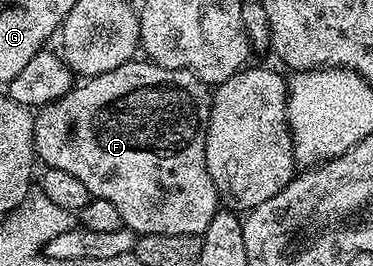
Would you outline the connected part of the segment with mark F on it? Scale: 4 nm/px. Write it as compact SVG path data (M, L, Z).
M135 58L116 70L108 70L98 76L83 79L81 83L79 88L71 87L59 100L47 104L34 116L35 157L41 163L43 160L43 165L46 168L68 170L68 174L80 178L80 182L84 182L84 186L88 186L91 197L99 196L112 202L112 206L116 206L116 210L120 210L123 225L143 236L148 234L201 236L202 233L206 232L208 222L212 222L212 218L220 211L220 197L208 174L208 166L206 165L206 125L204 121L210 115L211 89L191 72L185 72L182 68L165 68L159 64L151 64L142 58Z

